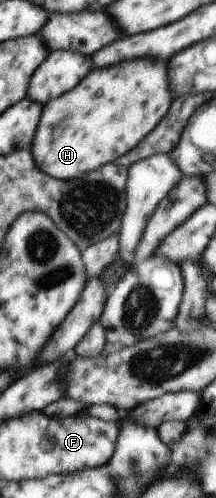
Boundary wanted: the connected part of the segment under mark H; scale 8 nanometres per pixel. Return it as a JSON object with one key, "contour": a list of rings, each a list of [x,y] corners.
{"contour":[[[140,58],[130,60],[130,65],[112,65],[112,67],[94,68],[86,74],[86,77],[73,87],[72,90],[62,94],[60,97],[50,100],[47,104],[43,105],[42,115],[39,119],[39,124],[35,133],[35,137],[31,142],[30,148],[33,152],[33,158],[36,165],[50,177],[56,178],[57,180],[70,181],[70,179],[81,178],[82,175],[96,171],[100,165],[106,165],[116,161],[118,157],[122,157],[124,153],[128,153],[130,149],[134,149],[140,141],[144,139],[150,133],[159,121],[164,117],[164,114],[170,109],[170,104],[174,99],[169,85],[169,77],[167,76],[167,63],[162,60],[155,60],[154,58]]]}

